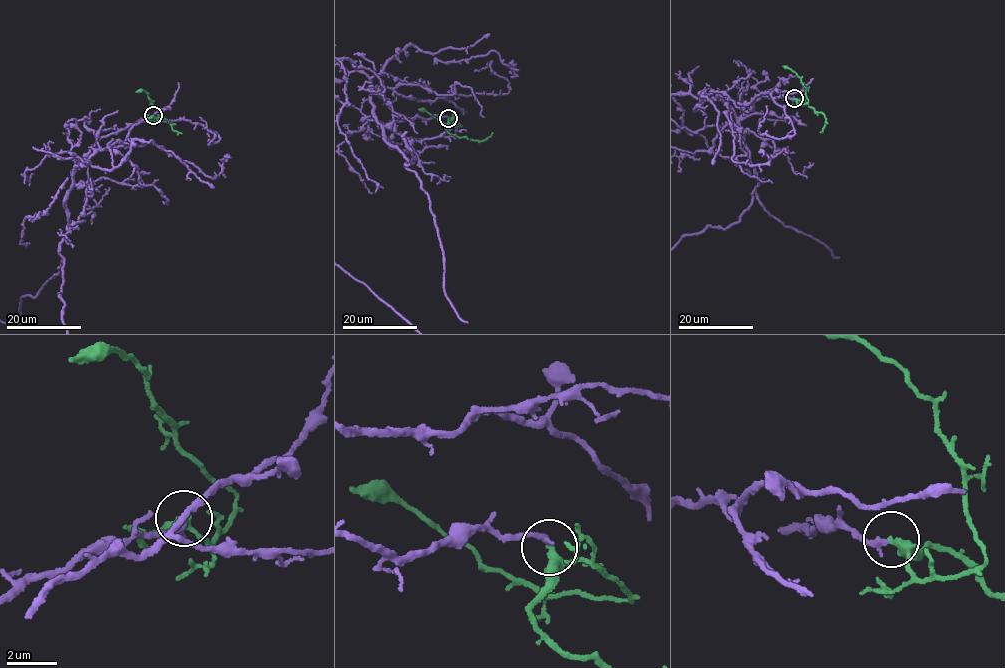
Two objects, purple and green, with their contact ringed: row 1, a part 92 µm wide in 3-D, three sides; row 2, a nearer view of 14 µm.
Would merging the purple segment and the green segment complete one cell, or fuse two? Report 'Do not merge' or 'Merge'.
Merge

